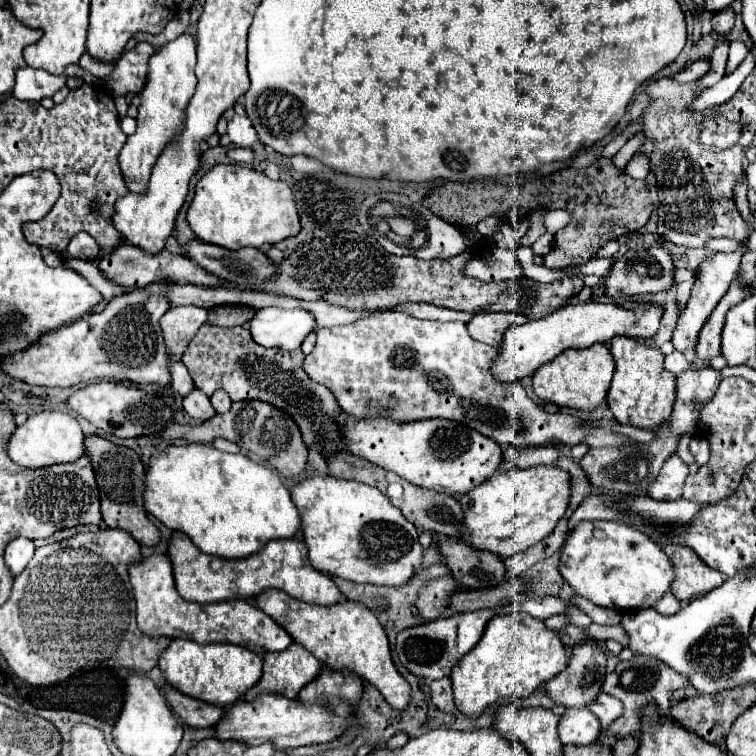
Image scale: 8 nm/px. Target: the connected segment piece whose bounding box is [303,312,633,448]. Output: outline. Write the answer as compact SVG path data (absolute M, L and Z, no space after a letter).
M381 312L365 316L357 322L345 326L331 326L317 330L317 344L313 352L305 358L305 372L315 380L327 386L341 410L357 420L365 418L391 418L395 422L417 422L431 418L447 418L465 424L467 428L477 430L479 434L495 440L497 444L529 448L543 444L577 444L587 440L591 448L601 446L623 446L633 444L633 440L605 432L605 430L581 430L575 416L557 412L547 414L541 406L537 406L525 392L519 382L501 382L493 376L491 366L499 354L497 346L489 346L477 342L469 336L467 326L463 322L435 322L435 320L419 320L405 312Z

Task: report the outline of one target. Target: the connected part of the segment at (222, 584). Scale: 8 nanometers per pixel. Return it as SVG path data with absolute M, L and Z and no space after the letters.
M173 532L171 542L169 542L169 558L173 564L173 576L175 576L177 592L187 602L197 602L197 604L211 604L213 602L215 604L215 602L225 602L225 600L255 600L255 596L259 596L265 590L271 590L271 588L283 590L291 598L297 598L297 600L307 602L307 604L325 604L327 606L327 604L337 604L343 600L343 594L337 588L337 584L331 580L331 576L325 572L319 572L311 566L309 558L307 558L307 546L301 538L273 540L255 556L249 556L243 560L223 560L219 556L203 554L197 546L193 546L191 538L187 538L181 532Z

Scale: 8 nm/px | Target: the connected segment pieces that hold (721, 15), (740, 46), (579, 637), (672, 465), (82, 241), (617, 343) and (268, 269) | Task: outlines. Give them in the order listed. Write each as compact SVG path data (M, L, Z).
M731 6L723 8L713 16L713 30L717 34L727 34L733 28L733 22L735 22L735 10Z
M733 40L731 48L729 48L729 60L727 60L727 74L731 74L747 56L749 48L741 42L741 40Z
M569 624L567 628L563 628L563 630L559 632L559 636L561 636L563 644L565 644L565 646L569 646L569 648L575 648L575 646L583 644L583 642L589 638L585 630L581 630L581 628L573 626L573 624Z
M677 454L671 456L663 464L657 480L651 484L649 496L655 498L655 500L679 500L687 474L689 474L687 464Z
M79 232L71 238L67 246L67 254L81 260L95 260L99 256L99 246L93 246L91 236L85 236L85 232Z
M613 338L611 354L615 358L615 374L607 394L609 410L619 424L629 424L637 428L655 428L669 418L675 402L675 376L665 370L663 354L635 338Z
M193 238L185 244L185 252L203 270L241 288L259 286L265 278L277 272L275 264L257 248L239 248L229 252L217 244Z

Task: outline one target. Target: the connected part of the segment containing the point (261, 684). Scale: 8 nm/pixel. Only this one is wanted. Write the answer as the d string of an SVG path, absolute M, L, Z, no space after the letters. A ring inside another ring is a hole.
M293 642L287 650L265 654L263 676L243 698L255 700L261 694L279 694L295 700L299 690L313 682L319 672L321 662L317 662L301 644Z

